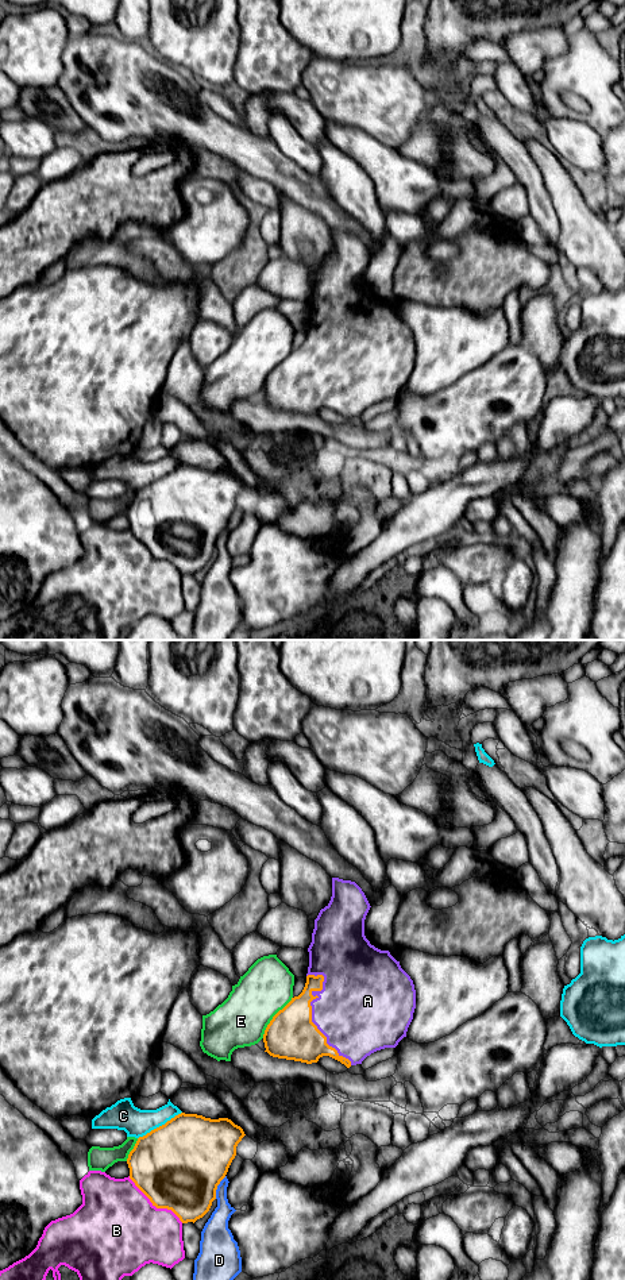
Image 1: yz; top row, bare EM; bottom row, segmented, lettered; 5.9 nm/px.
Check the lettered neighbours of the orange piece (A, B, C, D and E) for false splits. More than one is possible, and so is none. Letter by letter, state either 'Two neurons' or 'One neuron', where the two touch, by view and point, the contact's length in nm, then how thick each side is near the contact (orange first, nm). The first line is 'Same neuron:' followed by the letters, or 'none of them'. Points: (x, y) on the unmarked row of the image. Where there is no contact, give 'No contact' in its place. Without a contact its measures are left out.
Same neuron: A
A: One neuron. Touches orange at yz (311, 365). Shared border 600 nm. Thickness 300 nm (orange) against 440 nm
B: Two neurons. Touches orange at yz (154, 556). Shared border 420 nm. Thickness 480 nm (orange) against 480 nm
C: Two neurons. Touches orange at yz (159, 478). Shared border 300 nm. Thickness 500 nm (orange) against 180 nm
D: Two neurons. Touches orange at yz (216, 539). Shared border 150 nm. Thickness 500 nm (orange) against 140 nm
E: Two neurons. Touches orange at yz (273, 369). Shared border 300 nm. Thickness 300 nm (orange) against 300 nm

